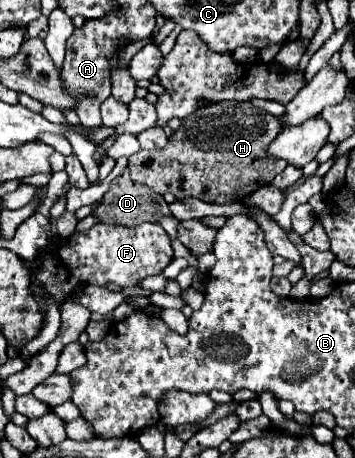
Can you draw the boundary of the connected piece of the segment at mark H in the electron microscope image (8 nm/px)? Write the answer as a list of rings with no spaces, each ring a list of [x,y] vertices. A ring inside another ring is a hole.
[[[216,102],[184,118],[164,150],[152,154],[148,150],[136,152],[128,160],[128,170],[134,182],[146,184],[158,194],[172,192],[178,200],[200,198],[210,204],[242,202],[286,168],[284,160],[272,160],[264,154],[268,142],[280,130],[278,116],[254,108],[250,102]]]

